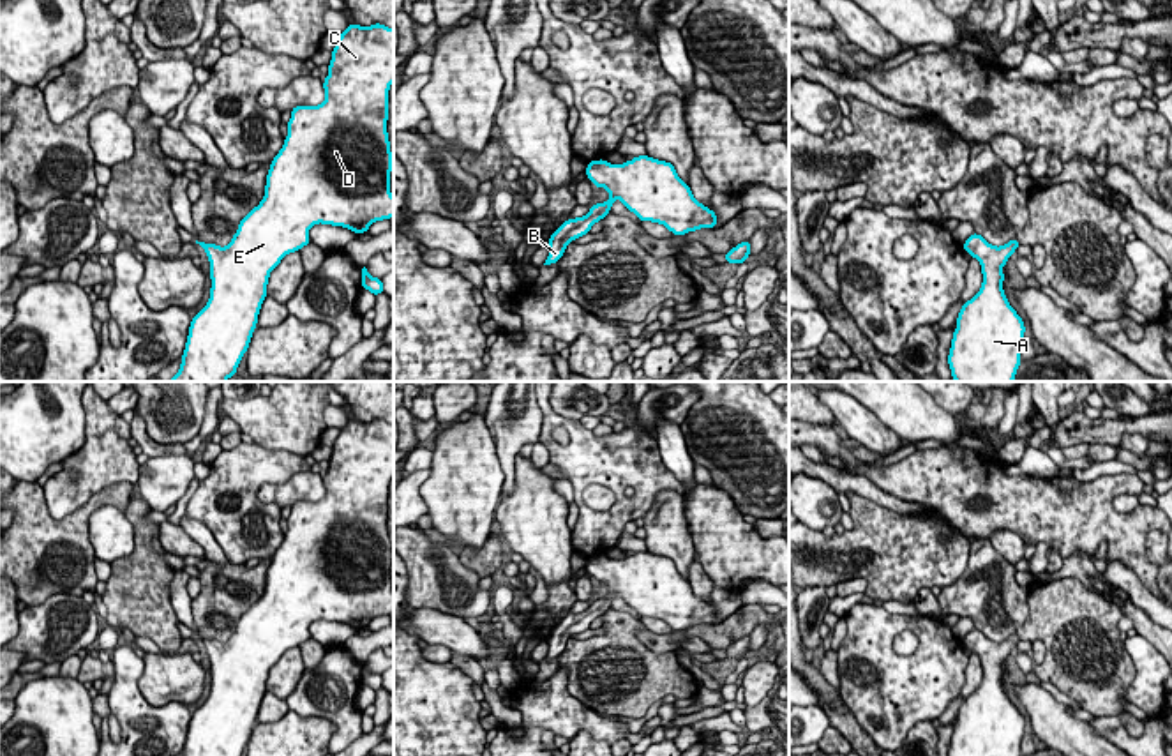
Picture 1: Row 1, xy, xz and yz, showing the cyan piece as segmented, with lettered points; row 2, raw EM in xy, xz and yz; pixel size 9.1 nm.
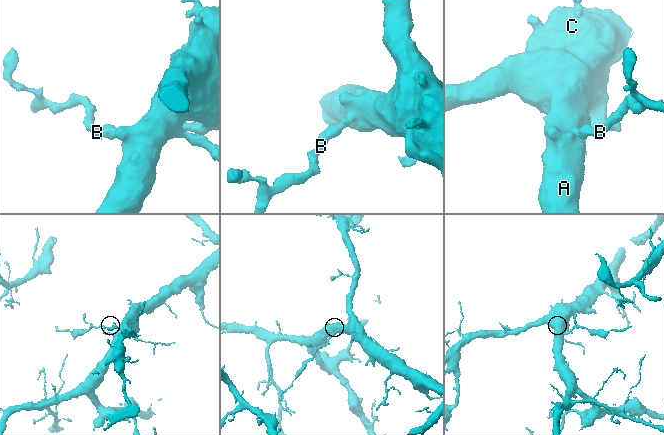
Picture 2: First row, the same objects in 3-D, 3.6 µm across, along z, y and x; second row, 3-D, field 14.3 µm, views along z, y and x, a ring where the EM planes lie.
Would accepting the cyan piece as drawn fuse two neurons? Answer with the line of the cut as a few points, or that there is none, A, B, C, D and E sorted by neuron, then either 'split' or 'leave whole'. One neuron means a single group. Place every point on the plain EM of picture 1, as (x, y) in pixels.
cut none; groups A B C D E; leave whole

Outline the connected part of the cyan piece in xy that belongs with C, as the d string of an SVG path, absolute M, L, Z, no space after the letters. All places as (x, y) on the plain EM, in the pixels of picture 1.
M348 420L332 447L325 496L291 505L288 532L270 558L259 601L240 616L226 643L196 636L208 652L212 684L207 701L191 717L182 756L242 756L267 694L270 668L286 650L311 638L314 620L342 622L360 631L372 618L394 613L387 528L392 479L394 424Z

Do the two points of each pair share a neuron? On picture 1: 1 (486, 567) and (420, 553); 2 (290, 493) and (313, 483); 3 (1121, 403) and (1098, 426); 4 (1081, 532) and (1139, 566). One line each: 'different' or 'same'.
1: different
2: same
3: different
4: same

